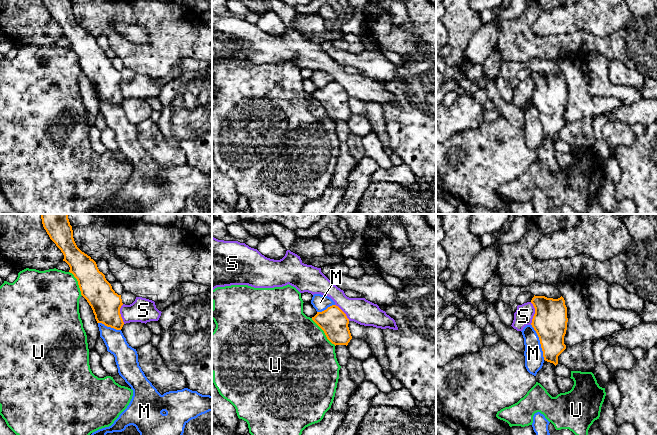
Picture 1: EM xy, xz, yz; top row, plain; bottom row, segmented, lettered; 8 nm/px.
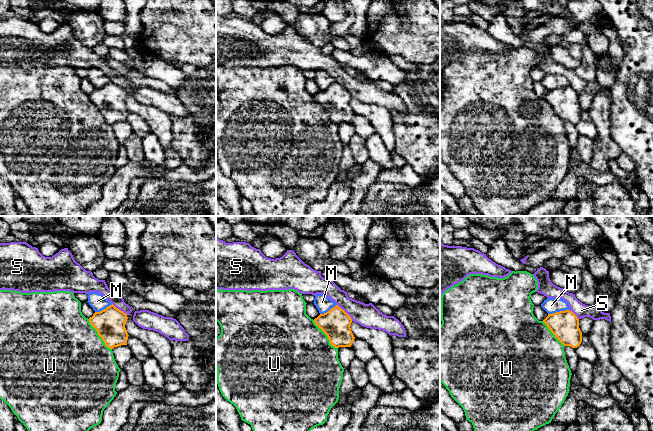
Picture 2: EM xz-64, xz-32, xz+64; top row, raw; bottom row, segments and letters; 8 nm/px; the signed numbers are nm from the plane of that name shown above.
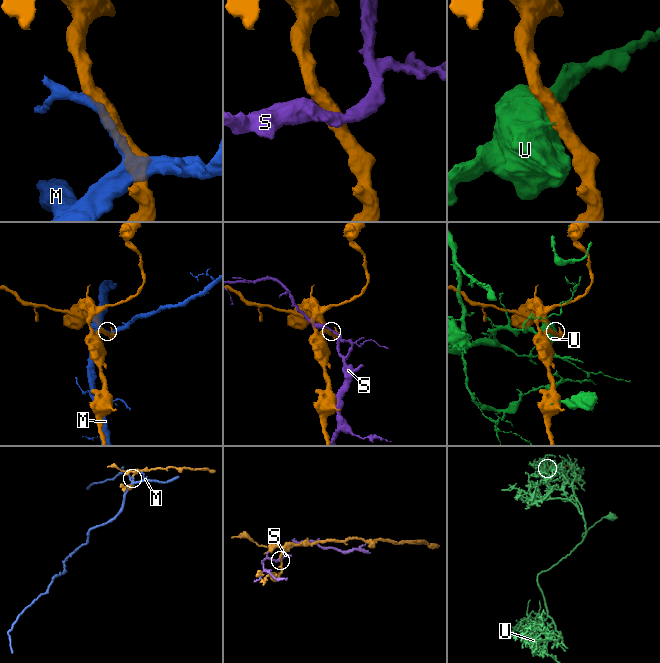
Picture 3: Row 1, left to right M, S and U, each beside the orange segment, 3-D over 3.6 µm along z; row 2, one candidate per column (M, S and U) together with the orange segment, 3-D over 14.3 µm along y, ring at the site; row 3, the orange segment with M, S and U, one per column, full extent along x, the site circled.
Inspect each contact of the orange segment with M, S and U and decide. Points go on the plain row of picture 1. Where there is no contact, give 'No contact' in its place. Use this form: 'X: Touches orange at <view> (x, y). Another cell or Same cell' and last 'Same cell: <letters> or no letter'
M: Touches orange at yz (540, 118). Another cell
S: Touches orange at yz (535, 89). Another cell
U: Touches orange at xz (324, 108). Another cell
Same cell: no letter

